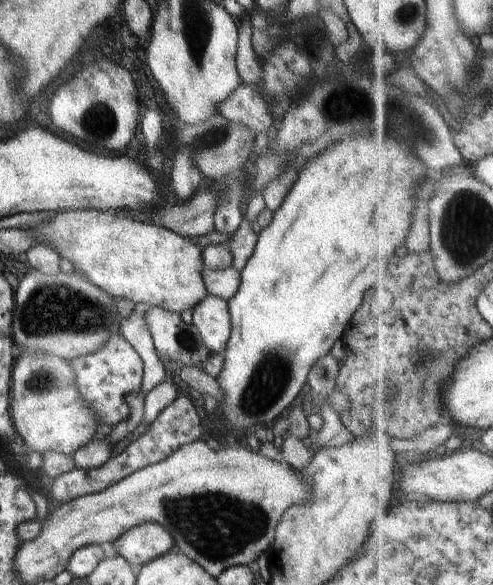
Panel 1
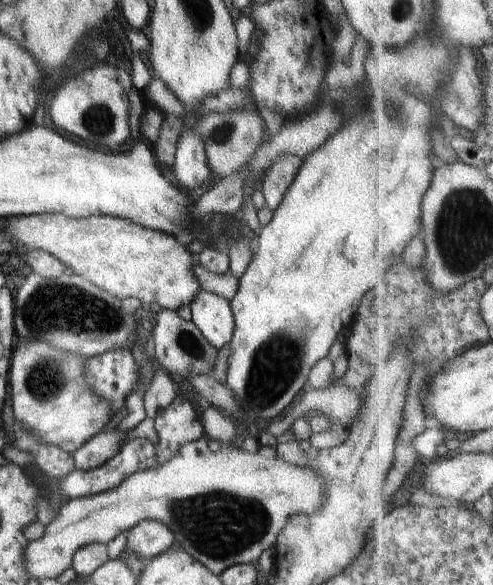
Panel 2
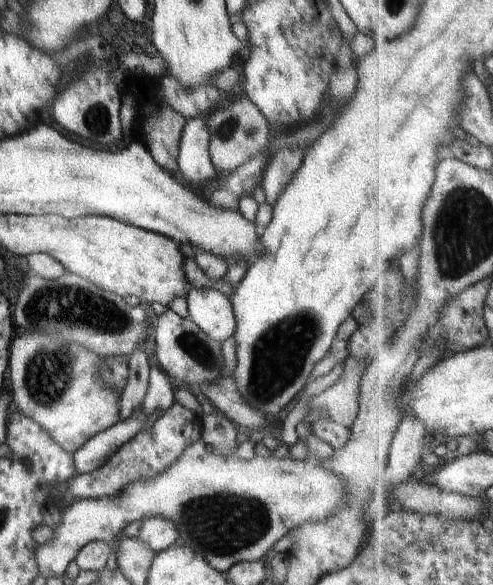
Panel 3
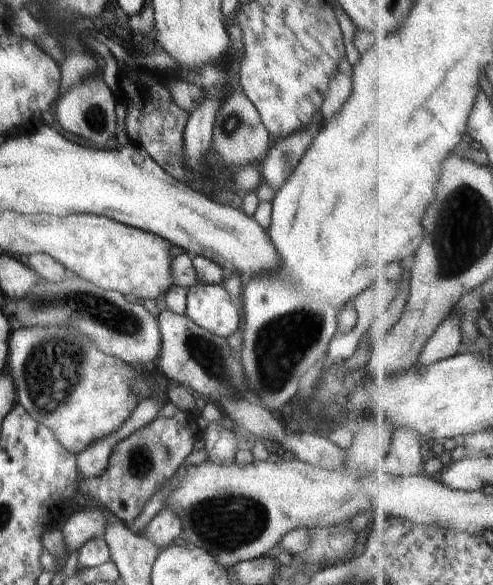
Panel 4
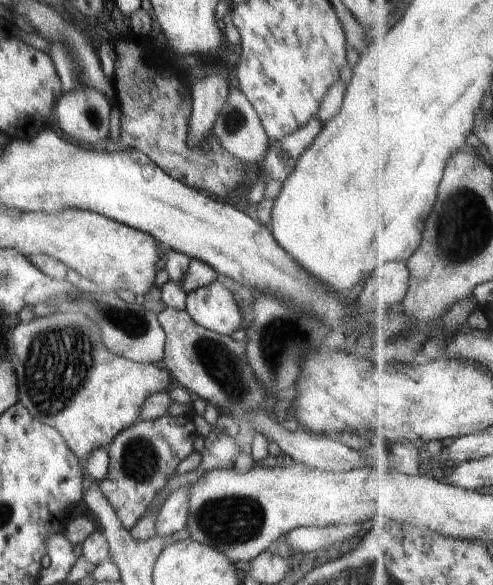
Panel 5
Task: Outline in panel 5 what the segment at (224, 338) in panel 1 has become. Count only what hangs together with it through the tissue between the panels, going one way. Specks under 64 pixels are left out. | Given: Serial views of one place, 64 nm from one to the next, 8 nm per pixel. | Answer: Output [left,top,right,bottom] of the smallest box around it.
[185,280,248,336]

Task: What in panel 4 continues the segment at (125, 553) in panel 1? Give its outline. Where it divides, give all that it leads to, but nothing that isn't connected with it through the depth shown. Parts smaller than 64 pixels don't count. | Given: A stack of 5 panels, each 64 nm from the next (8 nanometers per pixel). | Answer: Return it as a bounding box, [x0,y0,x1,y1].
[143,506,182,549]

